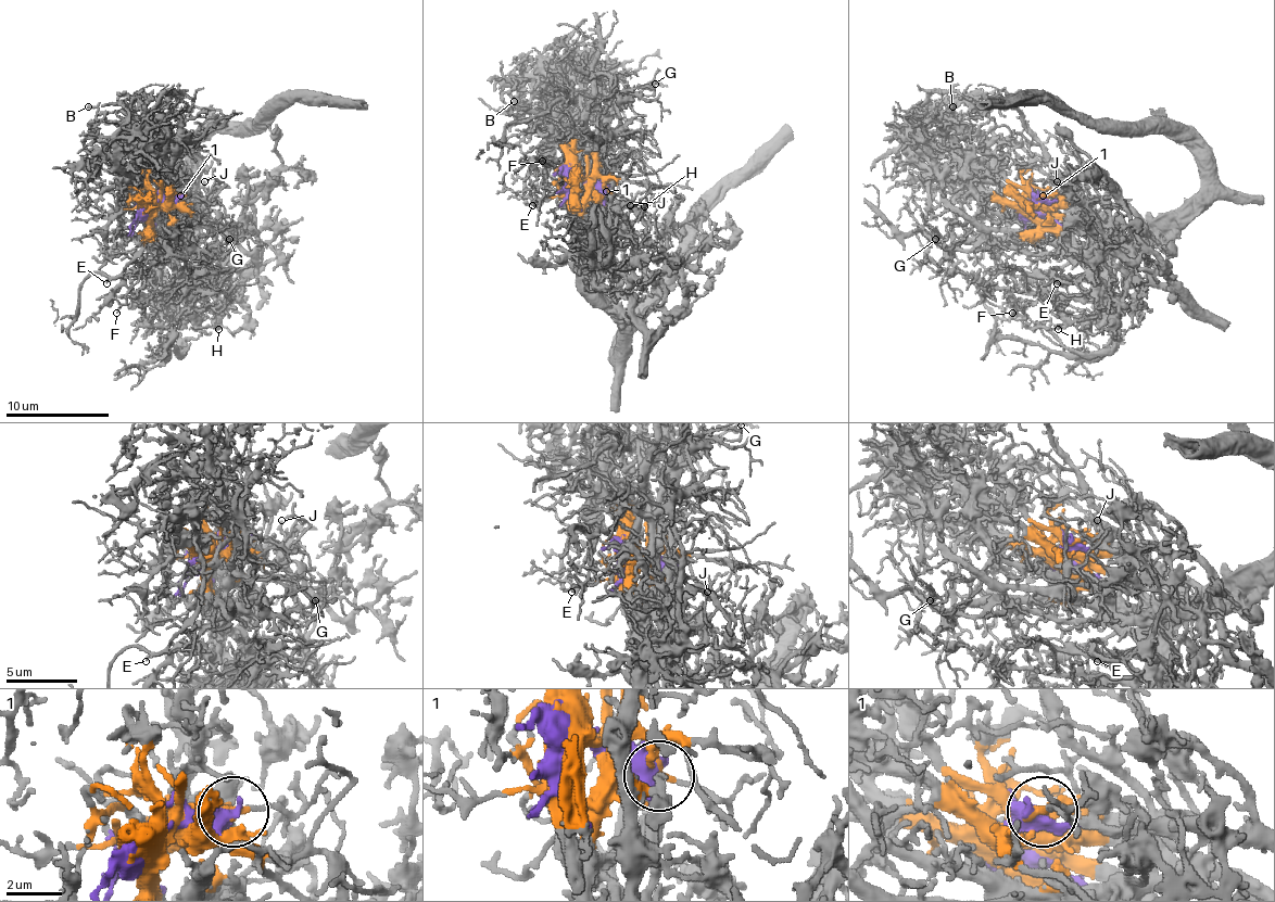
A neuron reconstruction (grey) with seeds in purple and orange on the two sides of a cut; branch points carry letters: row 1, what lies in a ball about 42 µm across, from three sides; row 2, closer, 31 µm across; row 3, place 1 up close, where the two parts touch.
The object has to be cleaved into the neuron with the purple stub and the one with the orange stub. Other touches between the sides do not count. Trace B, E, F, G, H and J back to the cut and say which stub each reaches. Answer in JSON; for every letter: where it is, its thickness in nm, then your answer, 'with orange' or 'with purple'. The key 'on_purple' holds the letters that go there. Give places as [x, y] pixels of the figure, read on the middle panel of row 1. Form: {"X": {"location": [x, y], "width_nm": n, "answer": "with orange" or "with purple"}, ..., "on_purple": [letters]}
{"B": {"location": [514, 101], "width_nm": 130, "answer": "with orange"}, "E": {"location": [532, 205], "width_nm": 90, "answer": "with orange"}, "F": {"location": [542, 161], "width_nm": 120, "answer": "with orange"}, "G": {"location": [655, 84], "width_nm": 140, "answer": "with orange"}, "H": {"location": [644, 206], "width_nm": 120, "answer": "with orange"}, "J": {"location": [630, 205], "width_nm": 220, "answer": "with orange"}, "on_purple": []}

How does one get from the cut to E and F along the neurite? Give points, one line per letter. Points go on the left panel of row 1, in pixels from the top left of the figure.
E: (152, 206), (150, 240), (144, 244), (147, 257), (142, 263), (144, 274), (124, 276), (105, 283)
F: (152, 206), (150, 227), (158, 242), (158, 253), (118, 286), (113, 294), (118, 306), (116, 312)

